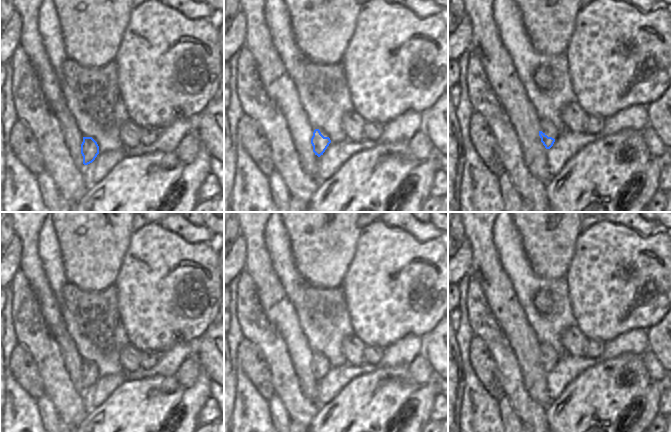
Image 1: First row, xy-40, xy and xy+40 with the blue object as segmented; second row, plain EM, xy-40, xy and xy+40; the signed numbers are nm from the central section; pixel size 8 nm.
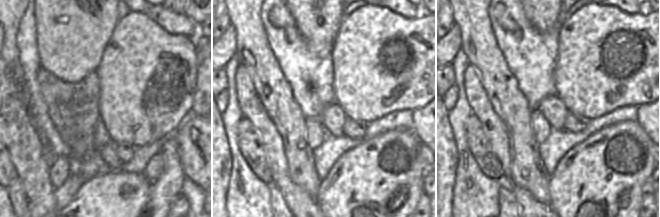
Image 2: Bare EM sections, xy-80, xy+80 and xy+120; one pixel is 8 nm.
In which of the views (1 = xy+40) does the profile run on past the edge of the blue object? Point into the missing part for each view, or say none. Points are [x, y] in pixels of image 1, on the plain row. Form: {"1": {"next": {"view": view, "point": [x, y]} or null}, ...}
{"1": {"next": null}}

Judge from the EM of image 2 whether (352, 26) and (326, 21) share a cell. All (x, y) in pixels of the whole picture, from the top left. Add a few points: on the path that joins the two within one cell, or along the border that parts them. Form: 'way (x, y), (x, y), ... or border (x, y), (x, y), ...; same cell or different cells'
border (345, 15), (339, 26), (335, 43), (332, 46); different cells

